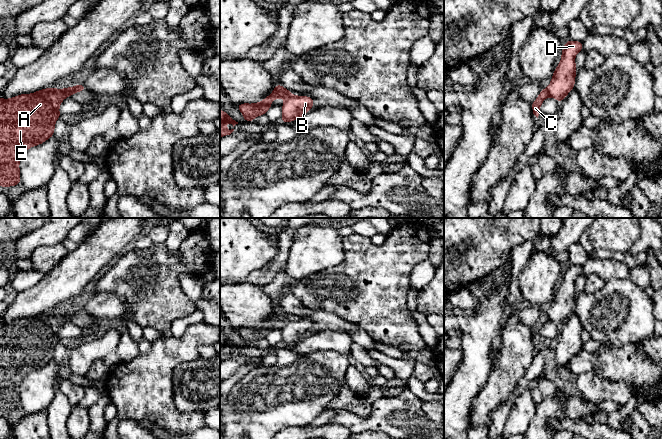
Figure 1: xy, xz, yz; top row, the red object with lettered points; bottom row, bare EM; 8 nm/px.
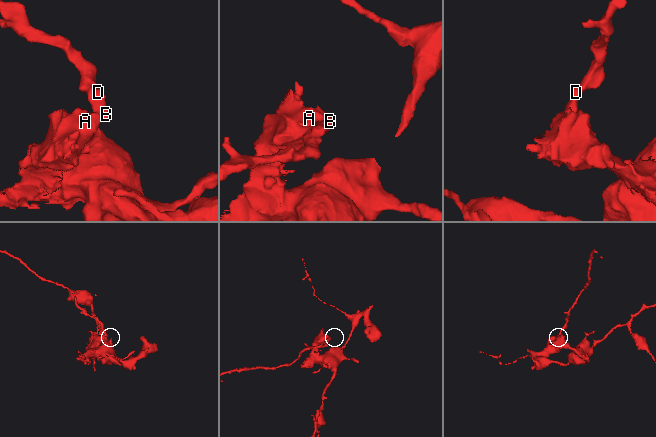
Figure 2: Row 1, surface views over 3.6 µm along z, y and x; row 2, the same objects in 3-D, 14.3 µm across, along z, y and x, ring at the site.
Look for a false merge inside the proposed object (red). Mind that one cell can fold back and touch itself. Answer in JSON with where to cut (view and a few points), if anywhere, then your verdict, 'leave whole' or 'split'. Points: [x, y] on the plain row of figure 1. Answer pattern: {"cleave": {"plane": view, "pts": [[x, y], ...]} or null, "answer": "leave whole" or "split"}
{"cleave": {"plane": "yz", "pts": [[546, 313], [549, 320]]}, "answer": "split"}

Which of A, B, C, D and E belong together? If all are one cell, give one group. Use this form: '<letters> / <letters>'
A C E / B D

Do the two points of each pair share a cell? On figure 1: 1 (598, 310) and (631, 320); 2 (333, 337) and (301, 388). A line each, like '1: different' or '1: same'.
1: same
2: different

